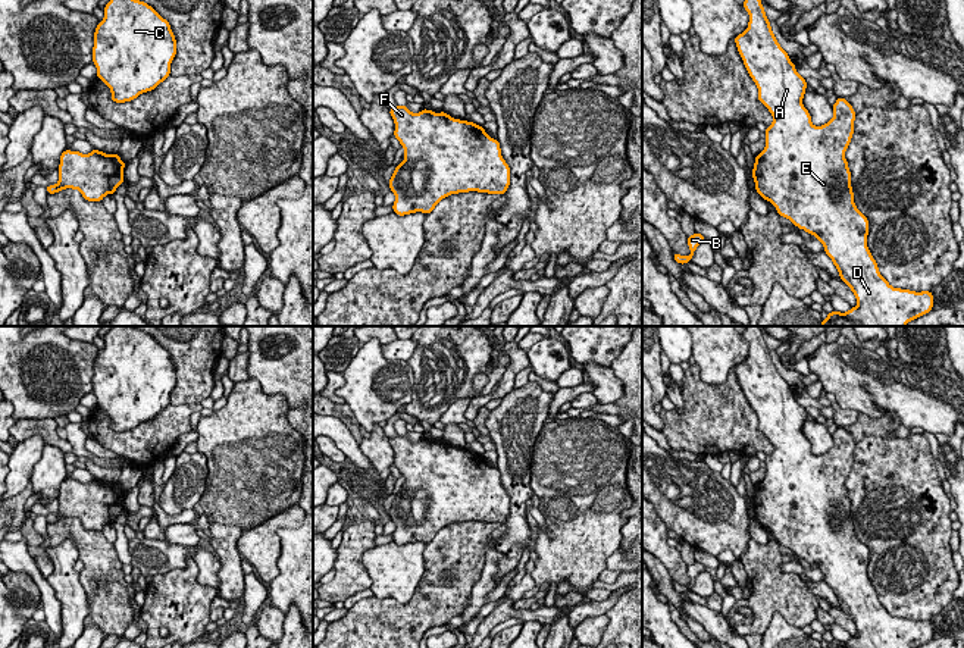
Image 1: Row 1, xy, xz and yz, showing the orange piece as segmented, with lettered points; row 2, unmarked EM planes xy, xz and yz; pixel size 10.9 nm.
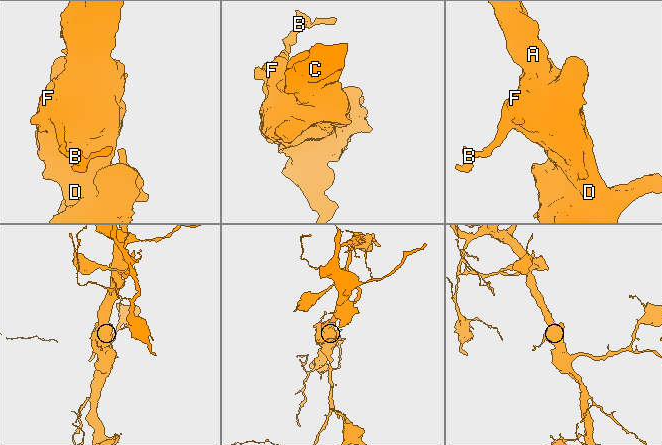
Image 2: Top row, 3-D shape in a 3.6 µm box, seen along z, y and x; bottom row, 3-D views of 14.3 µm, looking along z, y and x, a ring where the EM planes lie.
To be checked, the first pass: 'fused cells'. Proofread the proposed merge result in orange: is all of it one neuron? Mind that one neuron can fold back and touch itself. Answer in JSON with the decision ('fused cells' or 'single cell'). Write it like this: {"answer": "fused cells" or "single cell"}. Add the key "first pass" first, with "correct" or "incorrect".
{"first pass": "incorrect", "answer": "single cell"}

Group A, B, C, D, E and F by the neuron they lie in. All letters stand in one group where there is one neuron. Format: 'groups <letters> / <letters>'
groups A B C D E F

